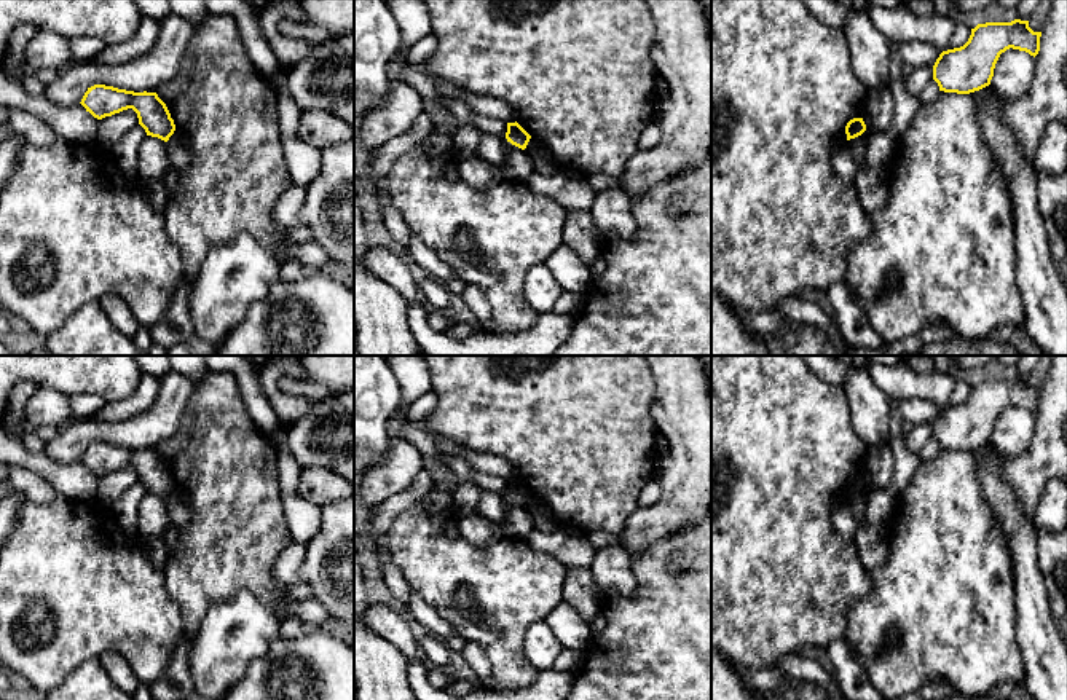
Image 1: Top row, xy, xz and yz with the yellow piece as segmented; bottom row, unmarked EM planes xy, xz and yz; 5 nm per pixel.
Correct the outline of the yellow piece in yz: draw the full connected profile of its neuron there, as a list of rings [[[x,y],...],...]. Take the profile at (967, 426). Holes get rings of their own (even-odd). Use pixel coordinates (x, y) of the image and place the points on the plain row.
[[[1029,378],[978,381],[963,403],[939,411],[933,423],[933,437],[944,450],[979,448],[990,442],[1002,410],[1013,405],[1035,415],[1040,394],[1041,389],[1034,389]]]

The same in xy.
[[[94,442],[88,445],[80,461],[97,477],[132,466],[147,493],[158,494],[164,499],[167,499],[175,488],[174,477],[156,450],[134,450]]]

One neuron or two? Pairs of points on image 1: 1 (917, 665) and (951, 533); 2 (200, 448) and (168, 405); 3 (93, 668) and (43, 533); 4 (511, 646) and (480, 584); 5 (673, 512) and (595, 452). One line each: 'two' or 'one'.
1: one
2: two
3: two
4: one
5: two

